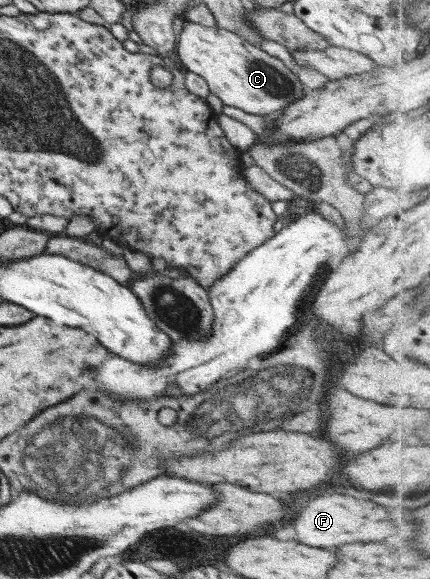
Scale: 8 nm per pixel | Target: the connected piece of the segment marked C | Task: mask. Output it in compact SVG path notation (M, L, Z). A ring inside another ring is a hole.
M186 21L179 38L176 41L174 58L184 71L195 72L205 79L211 93L219 98L224 106L233 106L248 114L266 117L266 115L289 107L304 96L302 82L296 72L293 72L282 60L263 52L251 42L230 30L219 26L205 27L195 22Z

